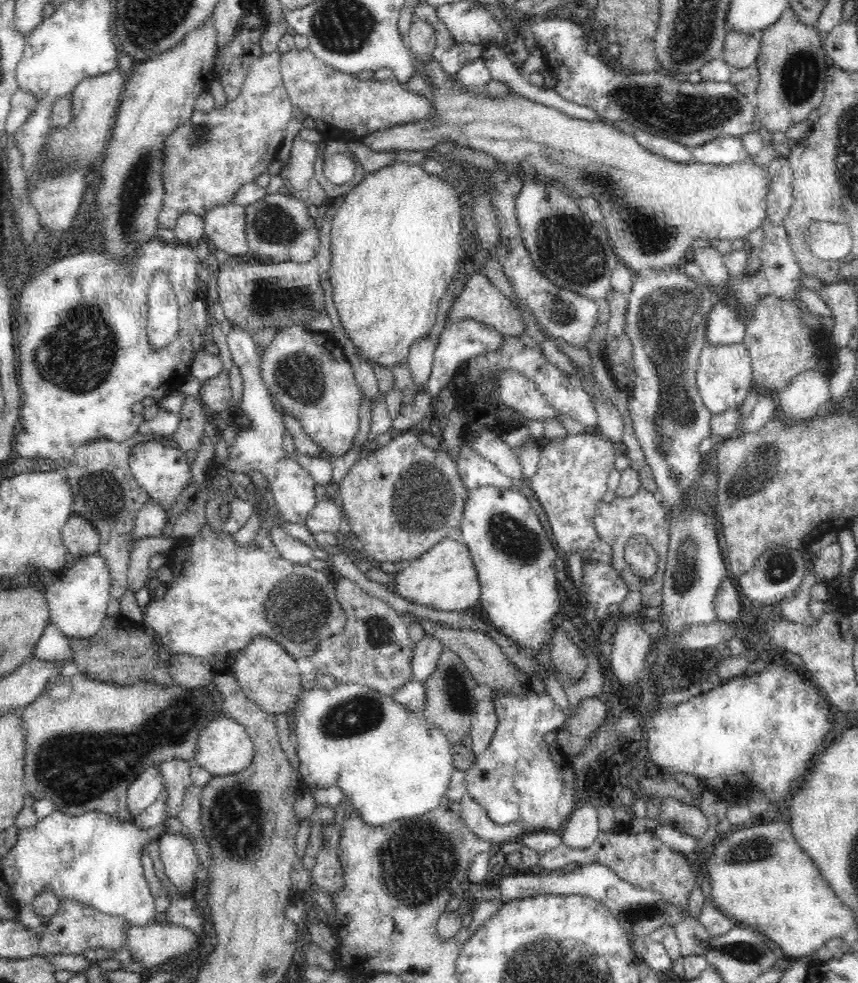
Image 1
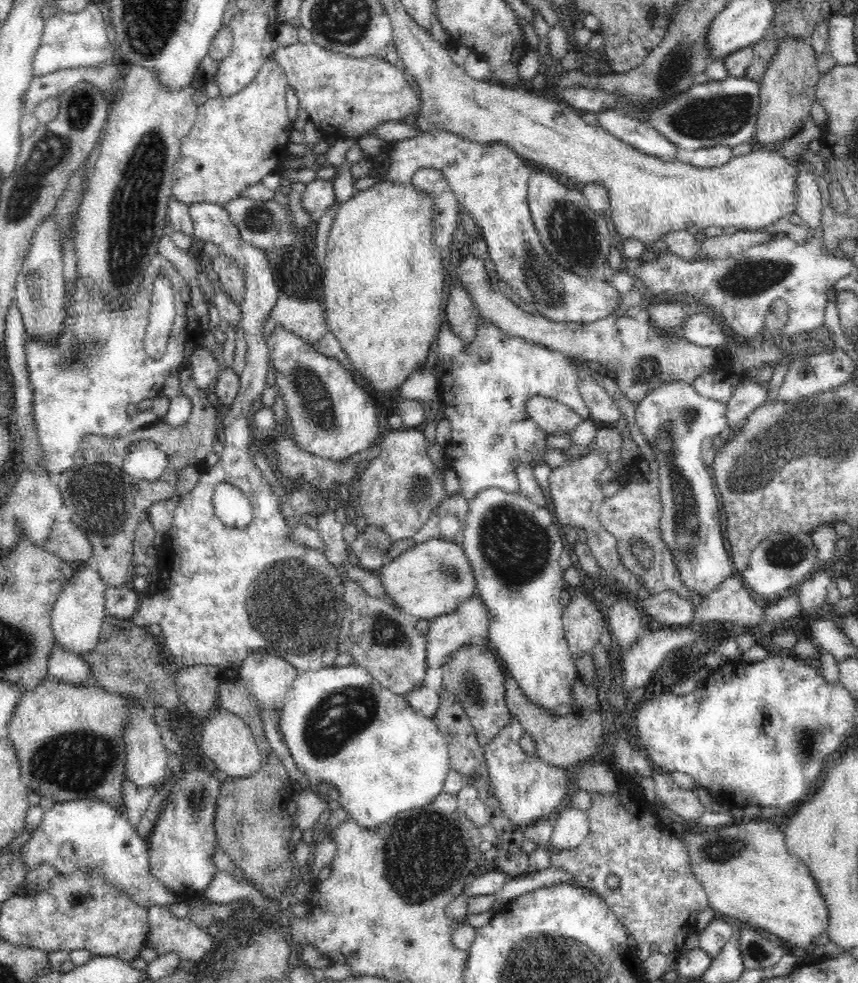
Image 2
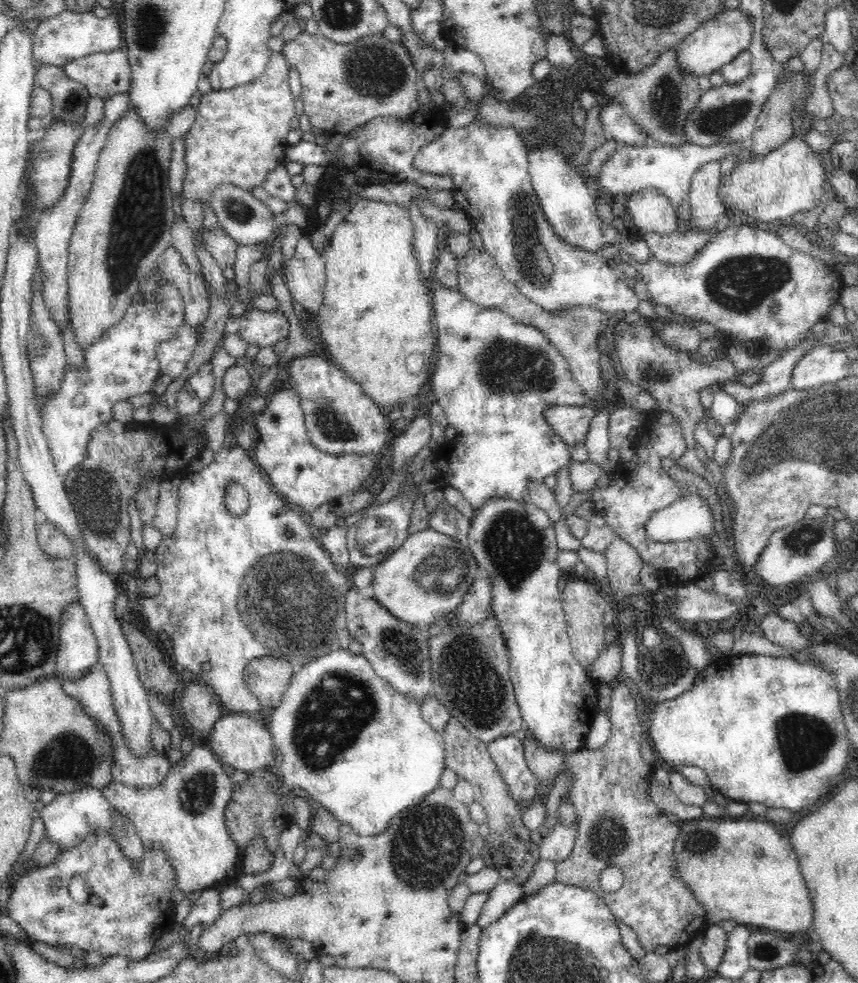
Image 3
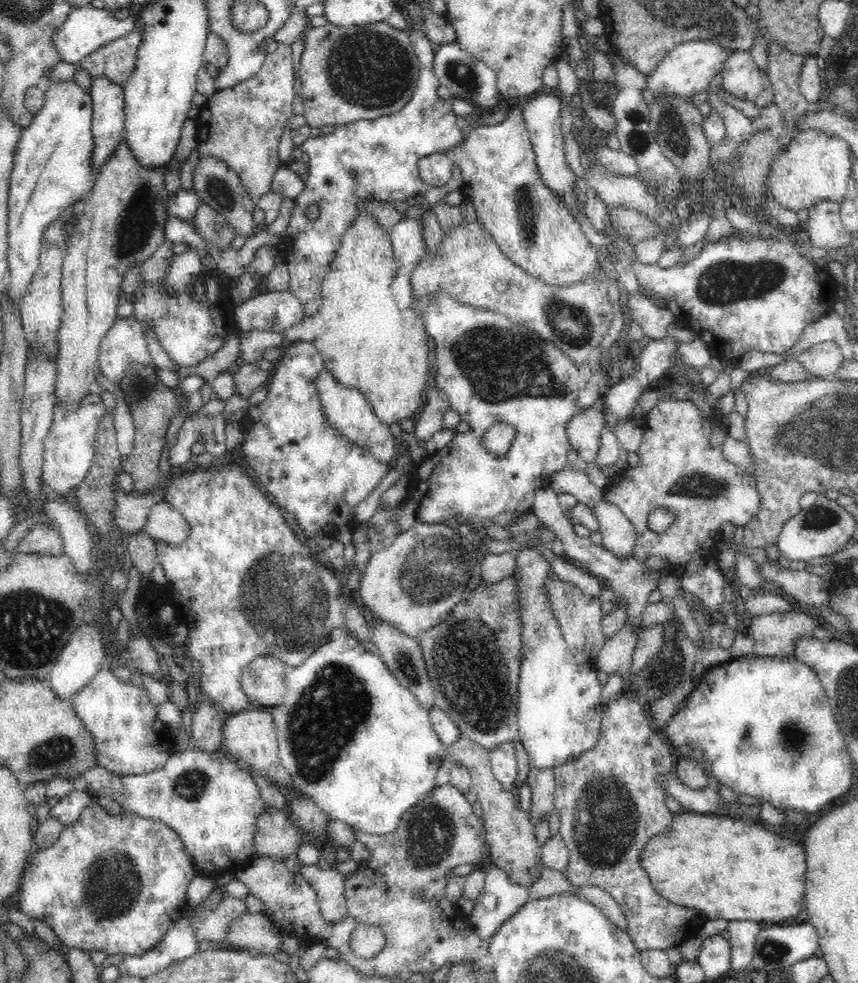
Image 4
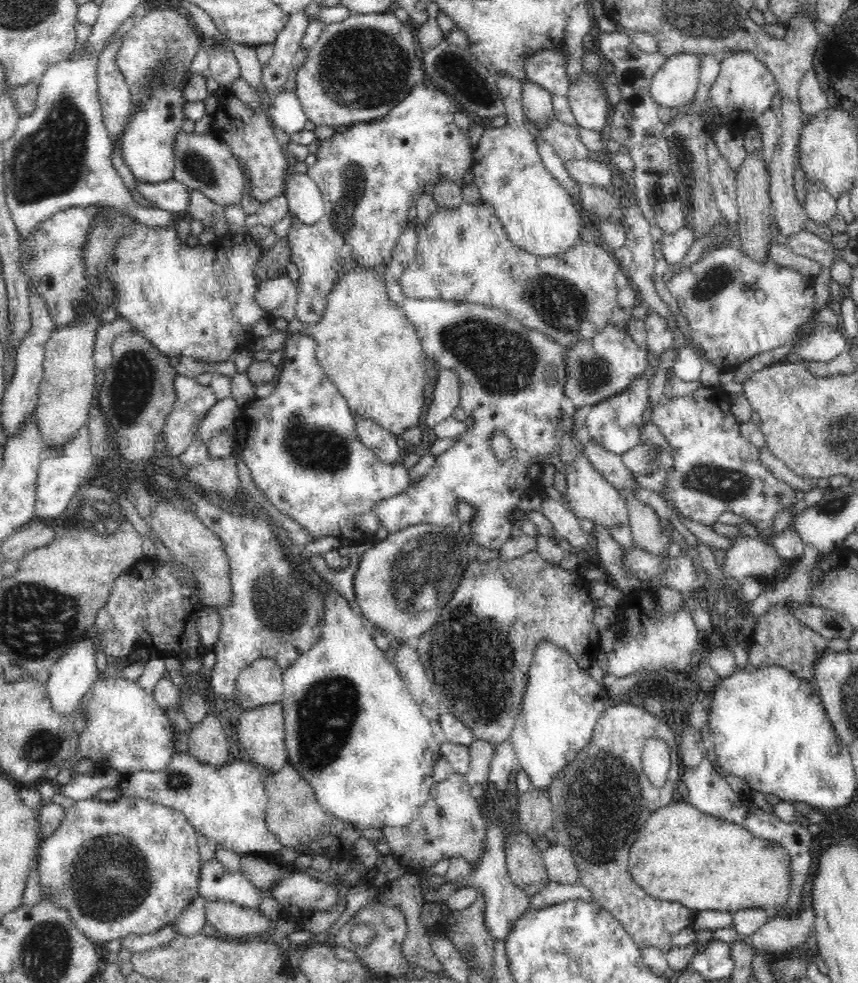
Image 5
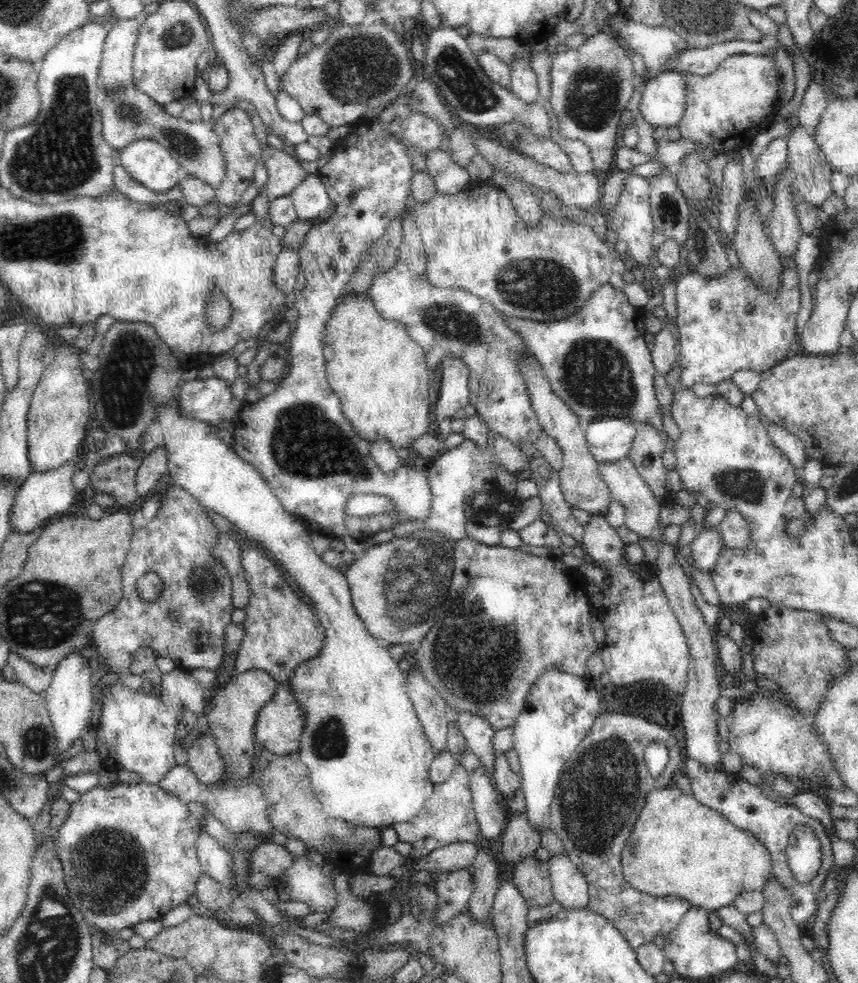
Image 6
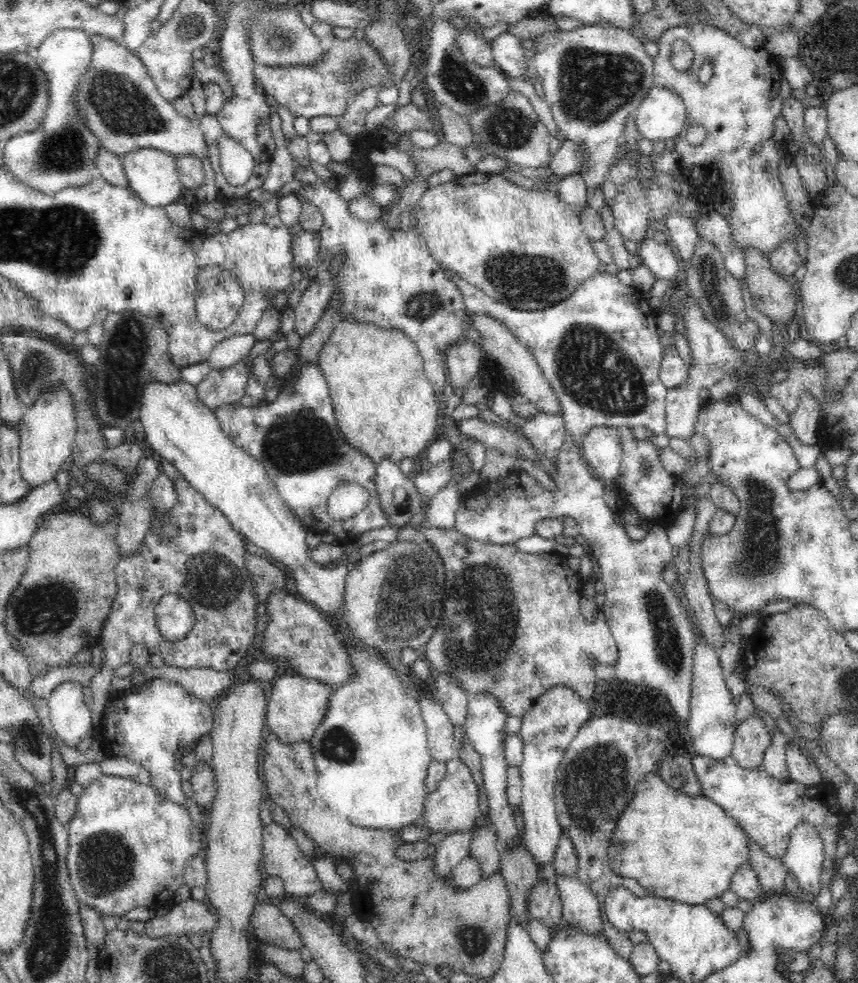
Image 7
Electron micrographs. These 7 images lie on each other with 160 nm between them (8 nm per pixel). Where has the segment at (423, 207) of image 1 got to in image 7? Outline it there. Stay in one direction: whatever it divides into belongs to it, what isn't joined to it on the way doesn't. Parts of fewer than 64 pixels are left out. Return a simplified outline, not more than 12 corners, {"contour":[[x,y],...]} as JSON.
{"contour":[[340,320],[336,426],[378,466],[418,456],[440,399],[402,331]]}

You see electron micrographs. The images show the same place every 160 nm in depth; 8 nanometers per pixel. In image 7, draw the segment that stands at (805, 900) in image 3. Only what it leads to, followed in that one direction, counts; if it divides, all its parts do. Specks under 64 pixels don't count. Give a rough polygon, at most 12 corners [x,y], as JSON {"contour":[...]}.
{"contour":[[642,775],[608,846],[648,896],[721,898],[750,863],[737,821]]}

